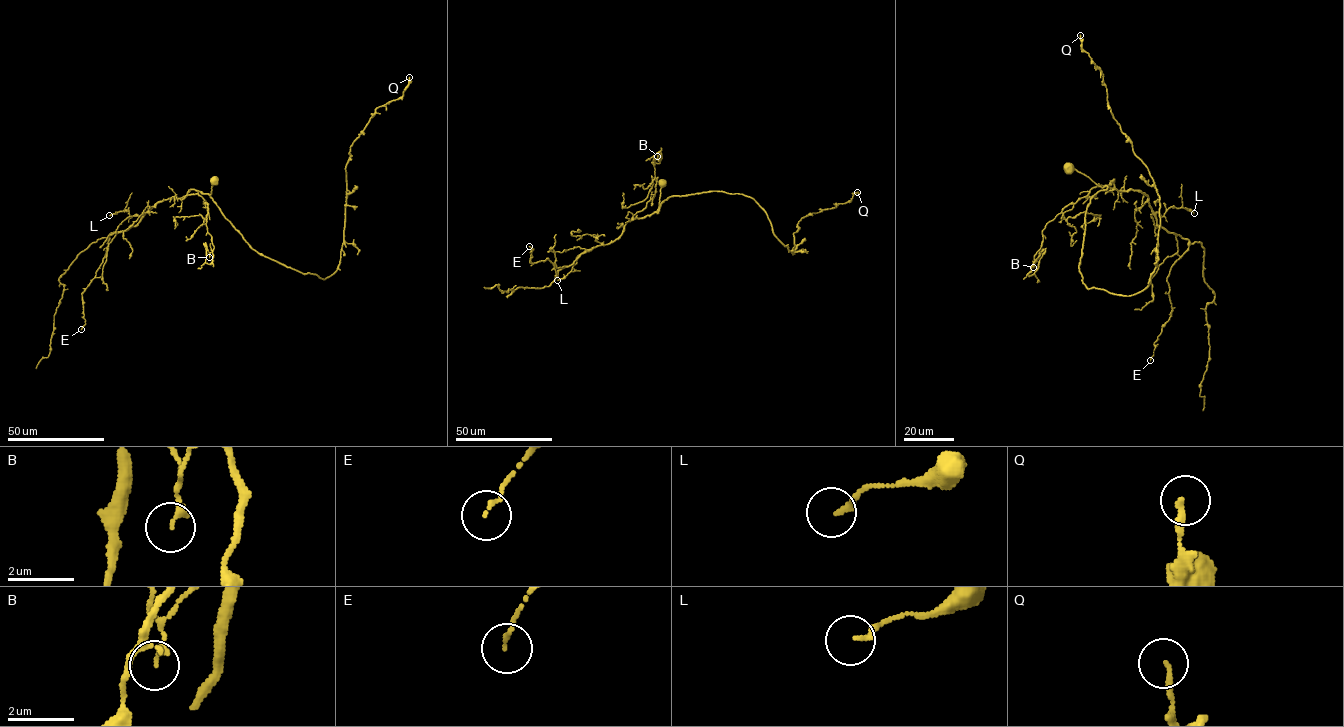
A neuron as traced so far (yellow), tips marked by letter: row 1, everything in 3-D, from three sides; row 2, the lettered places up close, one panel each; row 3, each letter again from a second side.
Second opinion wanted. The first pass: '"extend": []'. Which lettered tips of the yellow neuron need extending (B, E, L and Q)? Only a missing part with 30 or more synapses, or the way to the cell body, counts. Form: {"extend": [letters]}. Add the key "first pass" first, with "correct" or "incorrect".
{"first pass": "correct", "extend": []}

